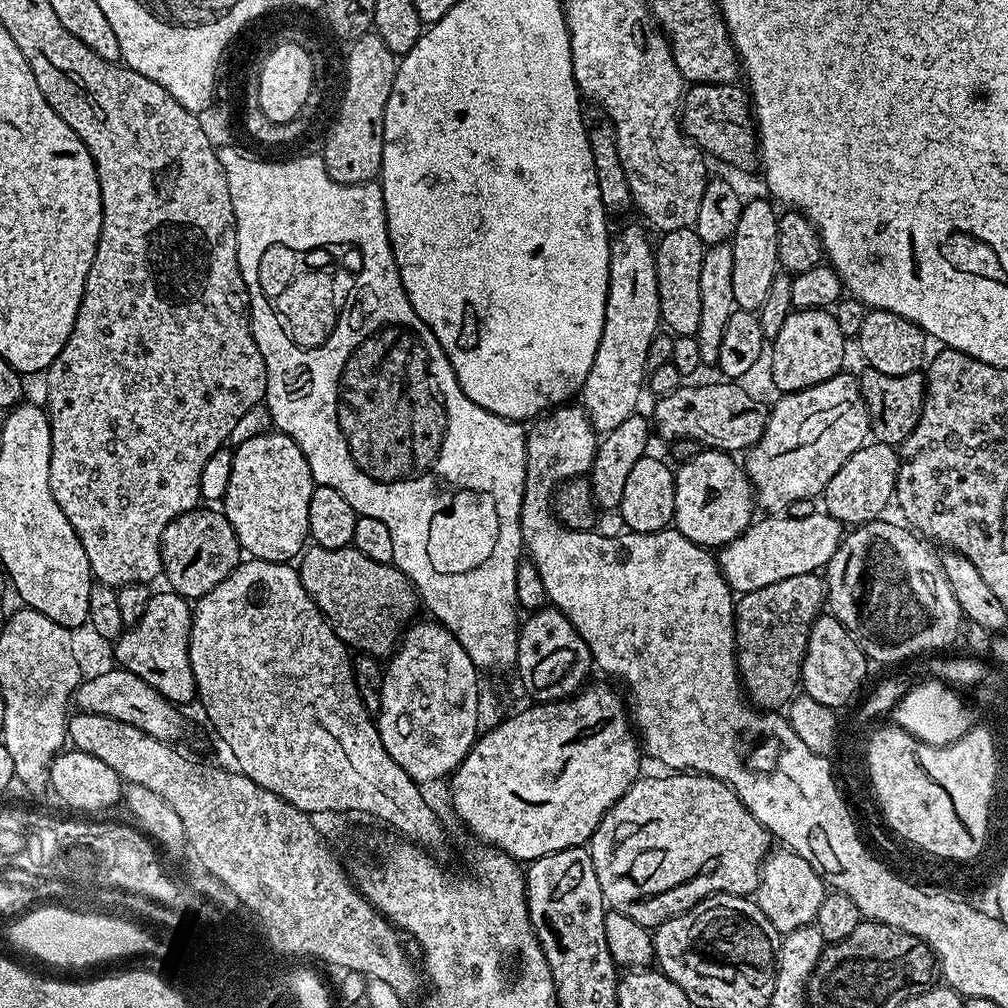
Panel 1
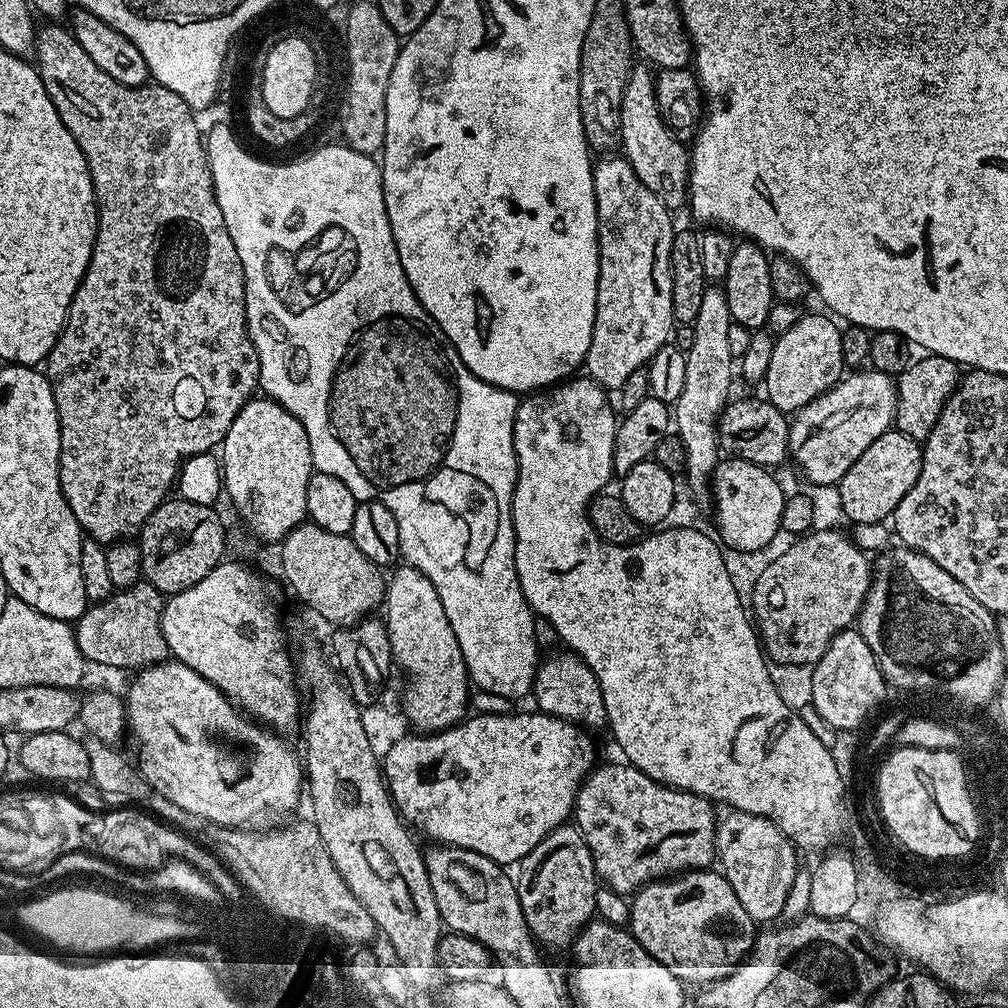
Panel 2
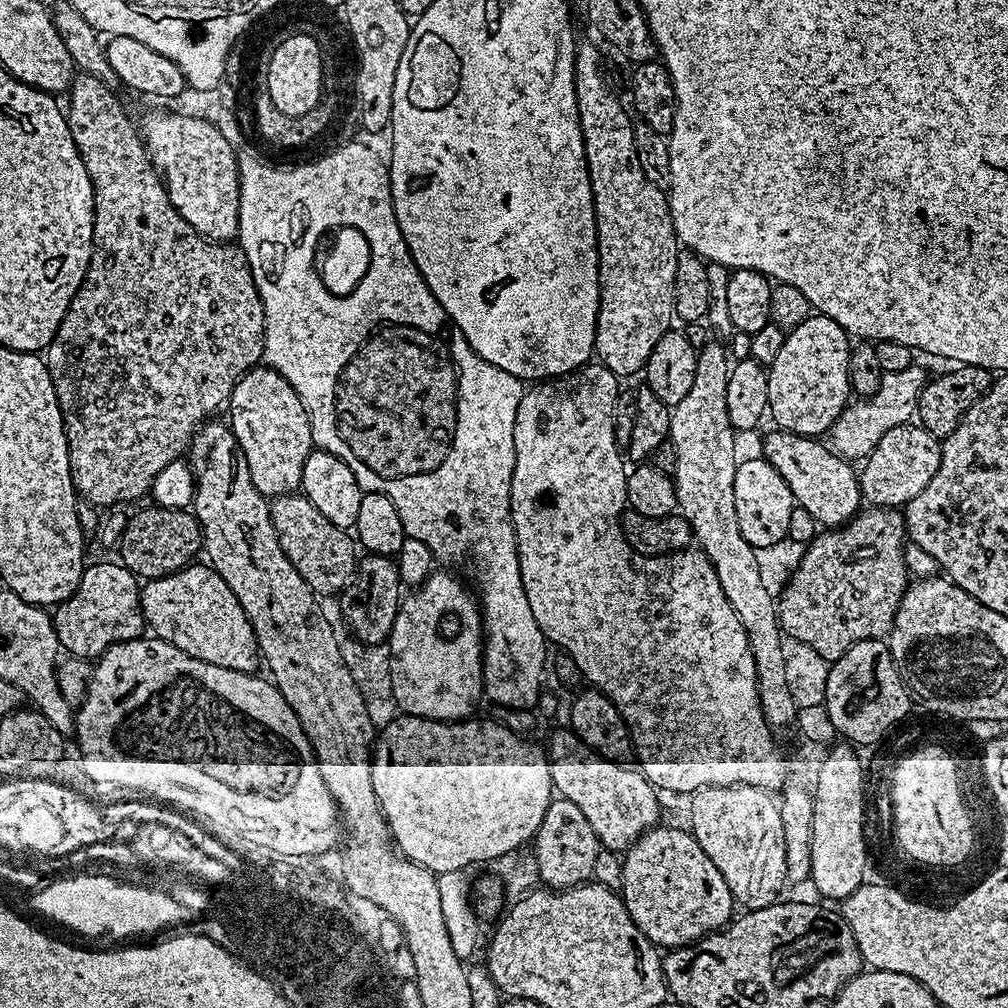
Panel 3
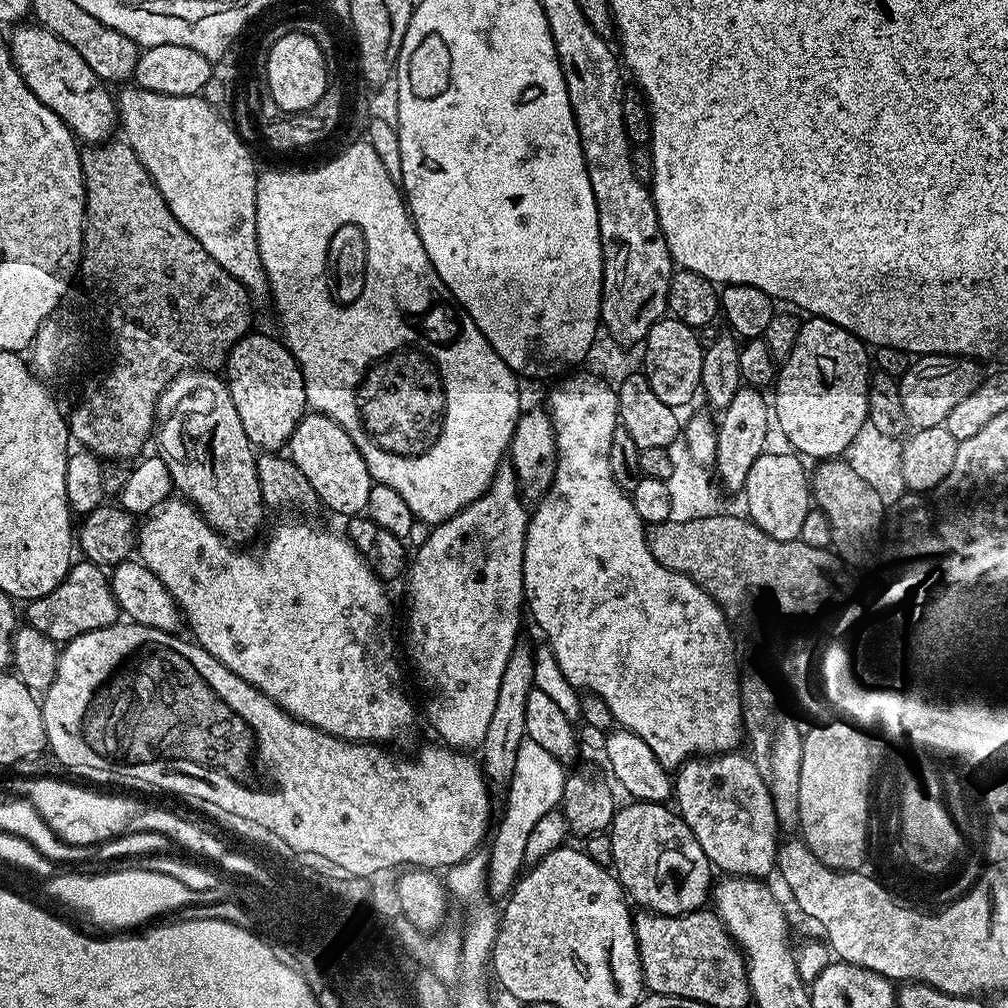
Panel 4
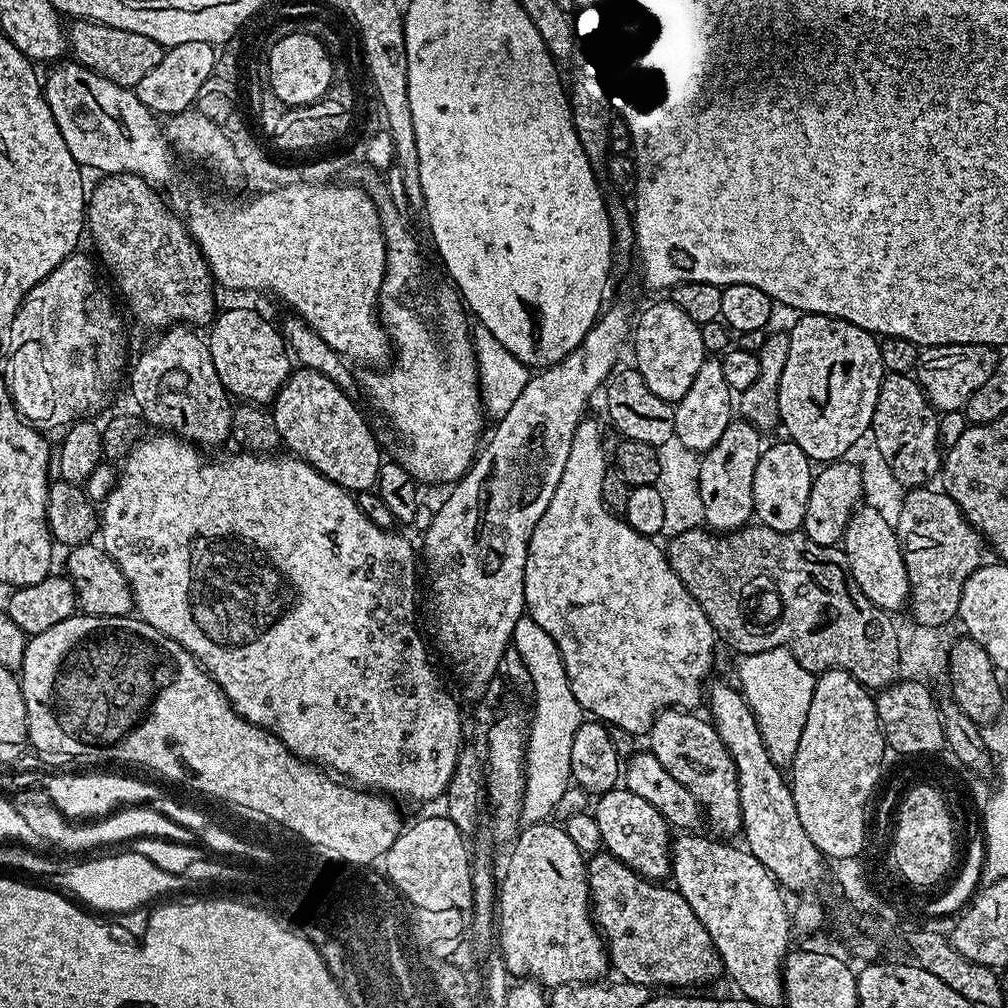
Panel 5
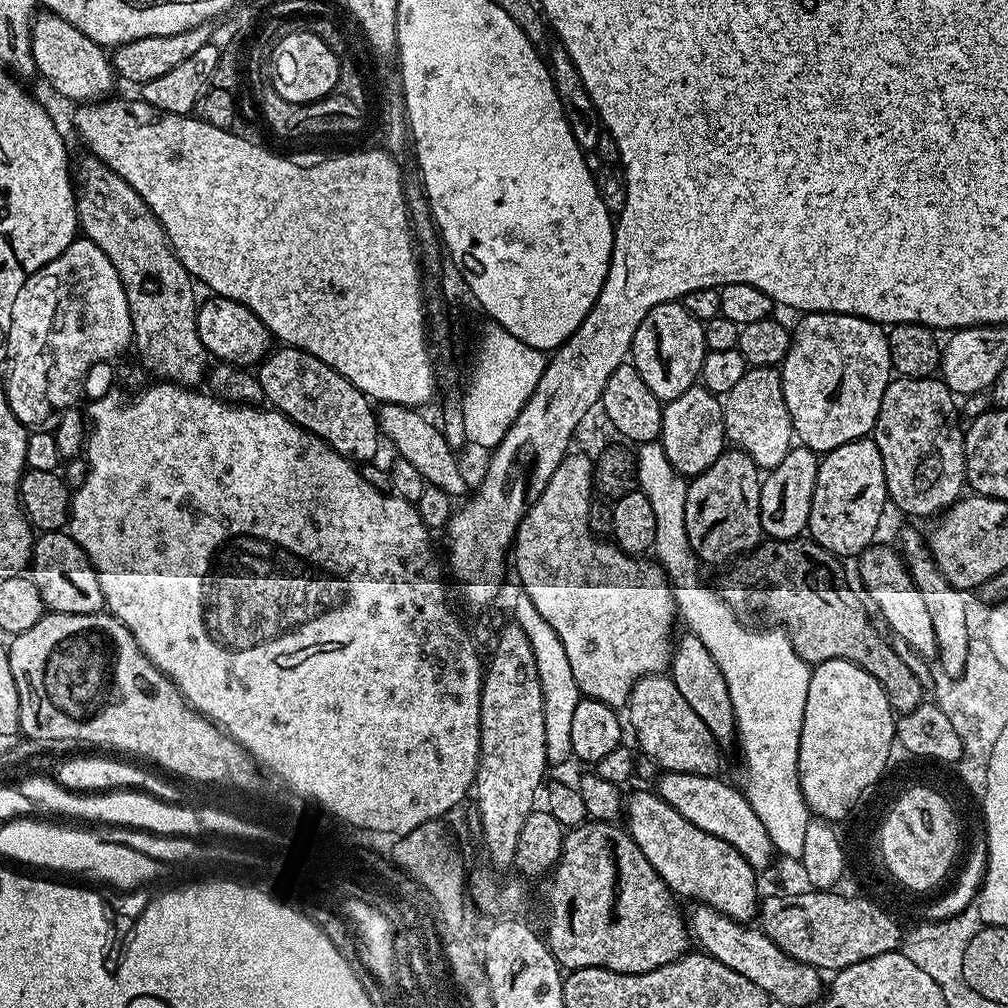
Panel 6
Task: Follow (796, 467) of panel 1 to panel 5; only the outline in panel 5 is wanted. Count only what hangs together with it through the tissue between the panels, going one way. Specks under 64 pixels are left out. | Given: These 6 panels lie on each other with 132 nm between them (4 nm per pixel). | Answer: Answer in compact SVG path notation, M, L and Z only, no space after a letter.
M943 344L929 348L920 357L918 379L937 413L958 411L965 407L971 395L985 386L999 366L1001 353L990 344Z

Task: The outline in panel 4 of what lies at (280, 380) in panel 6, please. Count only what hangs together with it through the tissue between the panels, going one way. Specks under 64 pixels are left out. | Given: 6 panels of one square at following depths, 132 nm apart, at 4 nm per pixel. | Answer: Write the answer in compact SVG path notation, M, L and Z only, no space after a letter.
M309 411L298 422L286 448L298 470L306 474L306 482L314 486L314 494L321 505L325 504L341 518L361 515L367 509L374 481L358 446L354 446L350 434L346 434L338 422L320 412Z

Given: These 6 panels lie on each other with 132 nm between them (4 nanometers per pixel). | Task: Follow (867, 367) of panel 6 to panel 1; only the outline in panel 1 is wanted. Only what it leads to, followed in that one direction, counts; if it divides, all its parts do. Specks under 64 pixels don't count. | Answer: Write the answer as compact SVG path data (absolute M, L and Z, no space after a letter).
M822 308L794 310L782 322L776 339L771 341L773 352L773 380L780 394L801 392L804 388L828 380L845 367L844 344L846 338L838 330L838 322L831 311Z

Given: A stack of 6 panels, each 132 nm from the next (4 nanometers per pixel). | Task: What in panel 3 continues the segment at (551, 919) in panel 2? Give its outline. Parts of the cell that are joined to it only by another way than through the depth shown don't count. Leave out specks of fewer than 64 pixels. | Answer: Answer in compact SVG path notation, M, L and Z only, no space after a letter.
M563 798L553 799L546 810L546 818L542 818L542 826L536 832L535 844L534 855L541 885L552 890L563 890L592 880L594 858L598 858L602 845L594 834L594 826L586 822L586 814L582 814L574 802Z

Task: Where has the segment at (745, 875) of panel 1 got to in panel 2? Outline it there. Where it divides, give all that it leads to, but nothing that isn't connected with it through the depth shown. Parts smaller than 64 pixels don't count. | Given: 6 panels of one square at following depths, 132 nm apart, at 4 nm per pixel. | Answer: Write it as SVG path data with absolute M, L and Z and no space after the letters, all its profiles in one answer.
M619 762L620 764L604 764L601 763L588 773L585 781L580 786L580 793L576 796L576 806L574 809L574 824L579 828L581 834L586 838L586 842L590 846L590 854L594 858L594 866L596 867L596 875L607 887L613 888L615 892L623 892L625 894L635 894L640 891L646 884L651 884L654 880L662 880L671 878L677 874L683 874L693 870L704 870L709 867L708 864L714 860L714 845L716 843L716 829L718 827L718 815L714 809L713 801L699 796L693 792L684 792L681 788L670 788L667 784L659 784L654 778L650 778L646 774L642 774L642 770L632 767L627 762Z

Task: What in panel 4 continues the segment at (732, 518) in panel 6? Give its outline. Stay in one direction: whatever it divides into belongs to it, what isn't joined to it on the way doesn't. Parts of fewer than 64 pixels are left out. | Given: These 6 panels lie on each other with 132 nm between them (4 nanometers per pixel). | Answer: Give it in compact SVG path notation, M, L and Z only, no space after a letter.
M742 386L730 398L730 406L726 406L718 416L716 425L716 463L714 471L720 475L720 480L724 483L724 488L728 492L743 493L746 486L746 478L750 474L750 466L765 452L768 440L768 420L770 424L770 404L764 401L765 393L761 389L751 386Z

